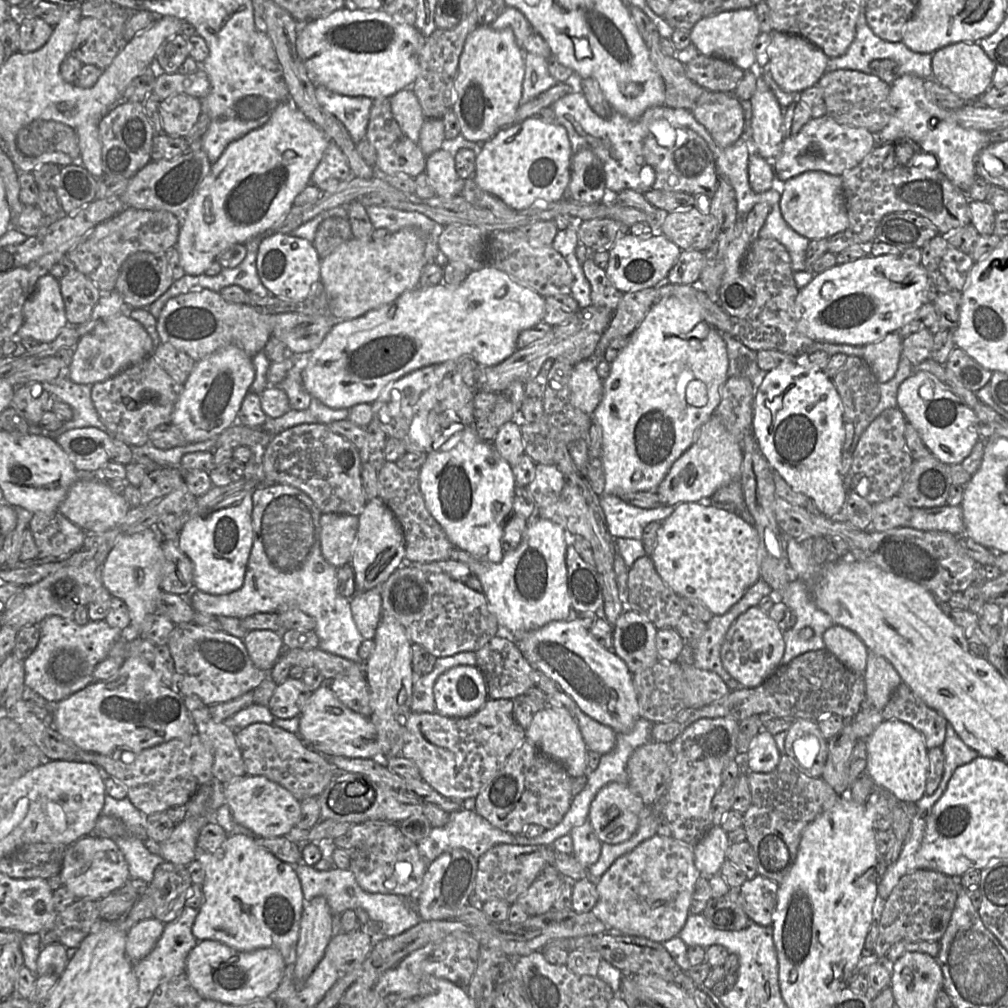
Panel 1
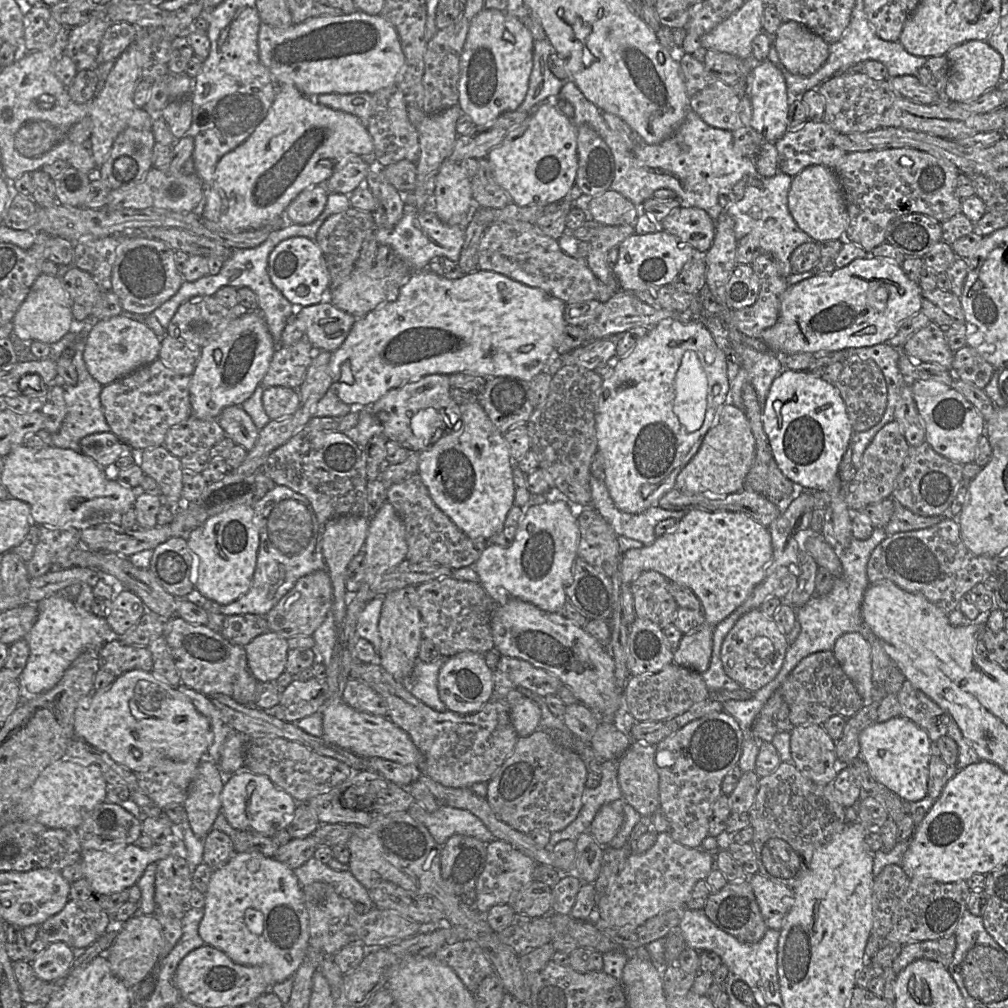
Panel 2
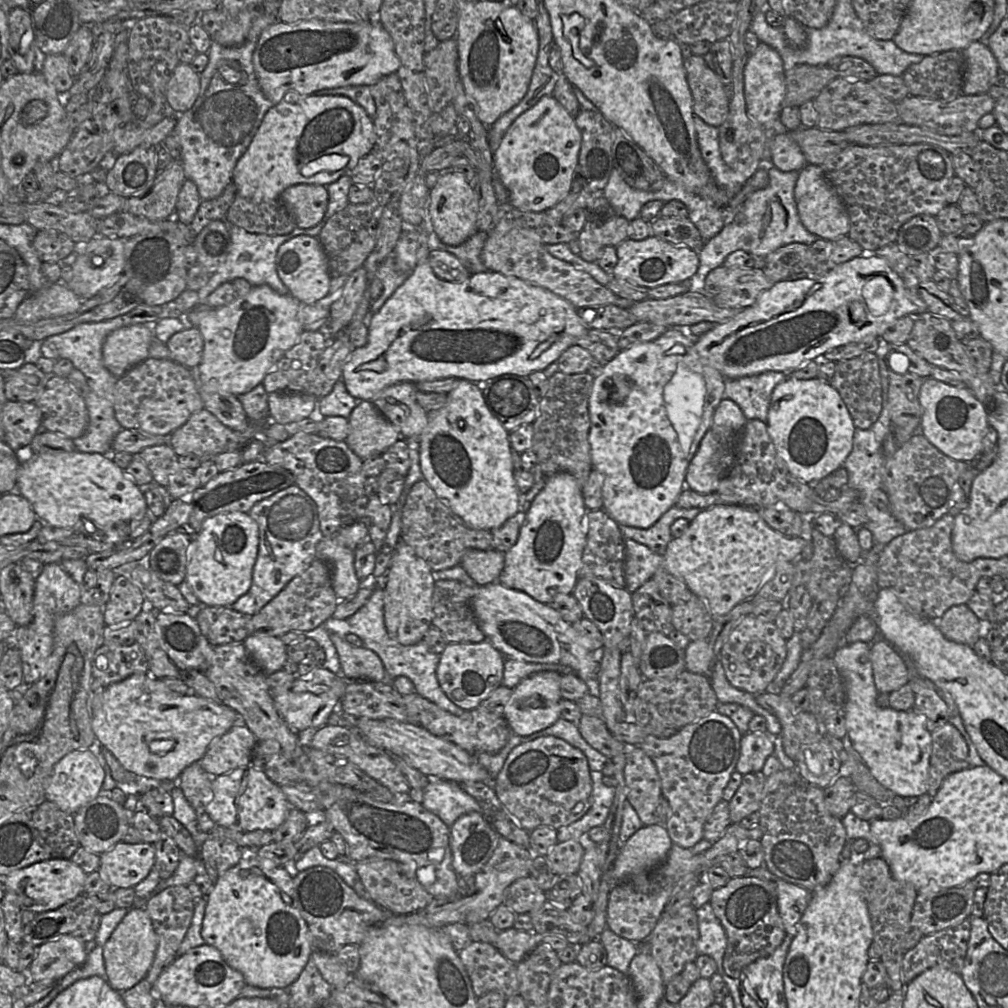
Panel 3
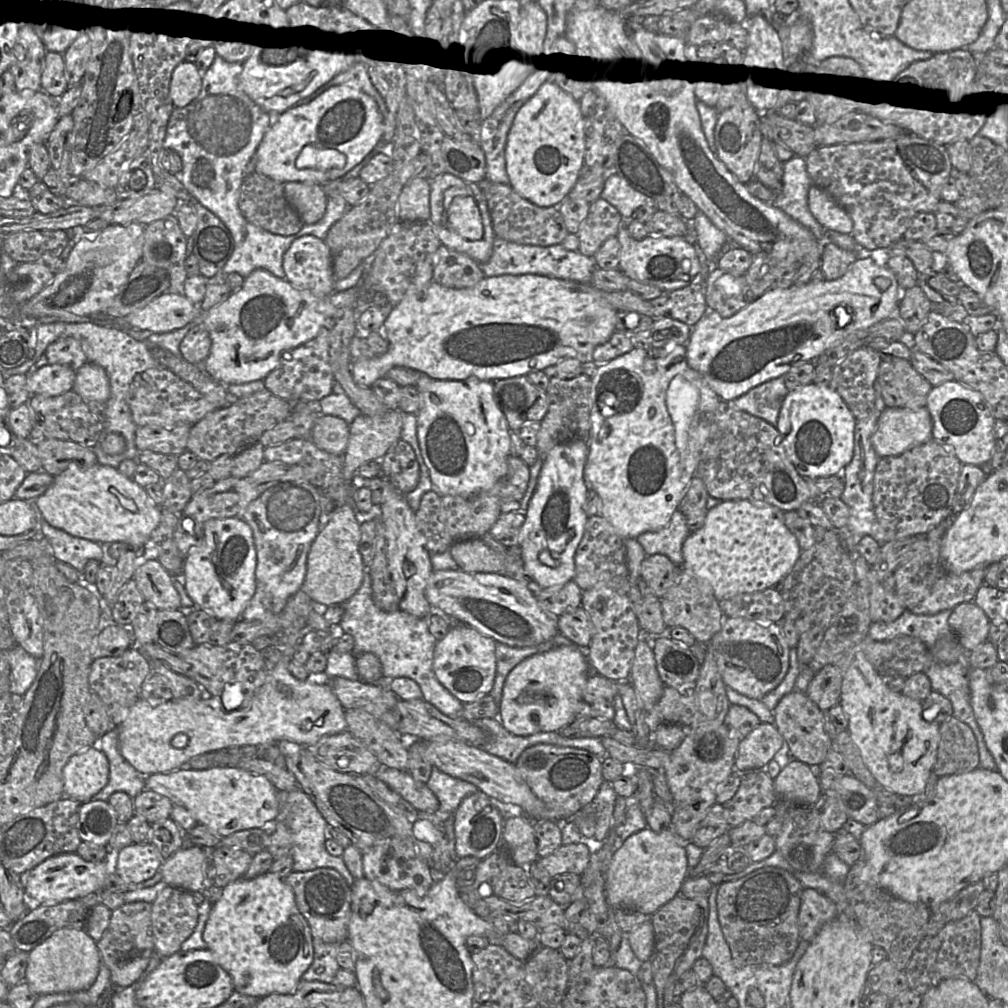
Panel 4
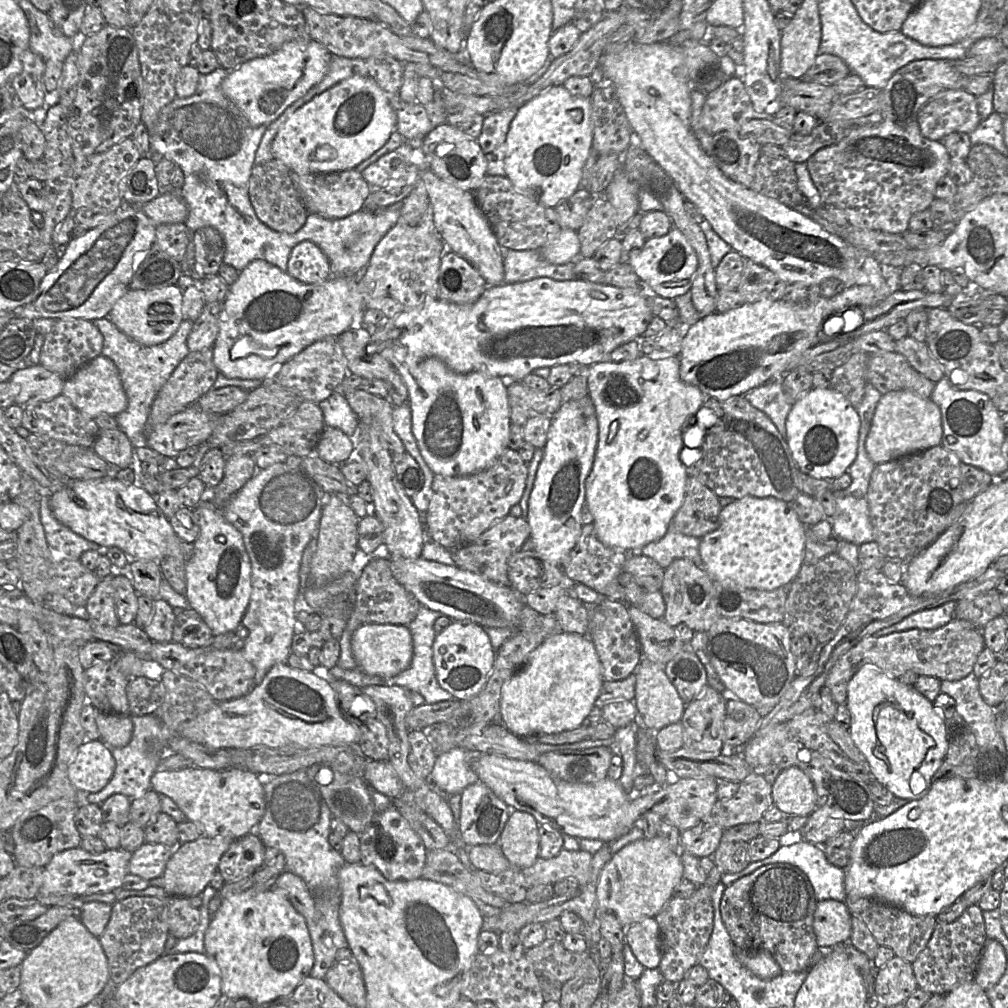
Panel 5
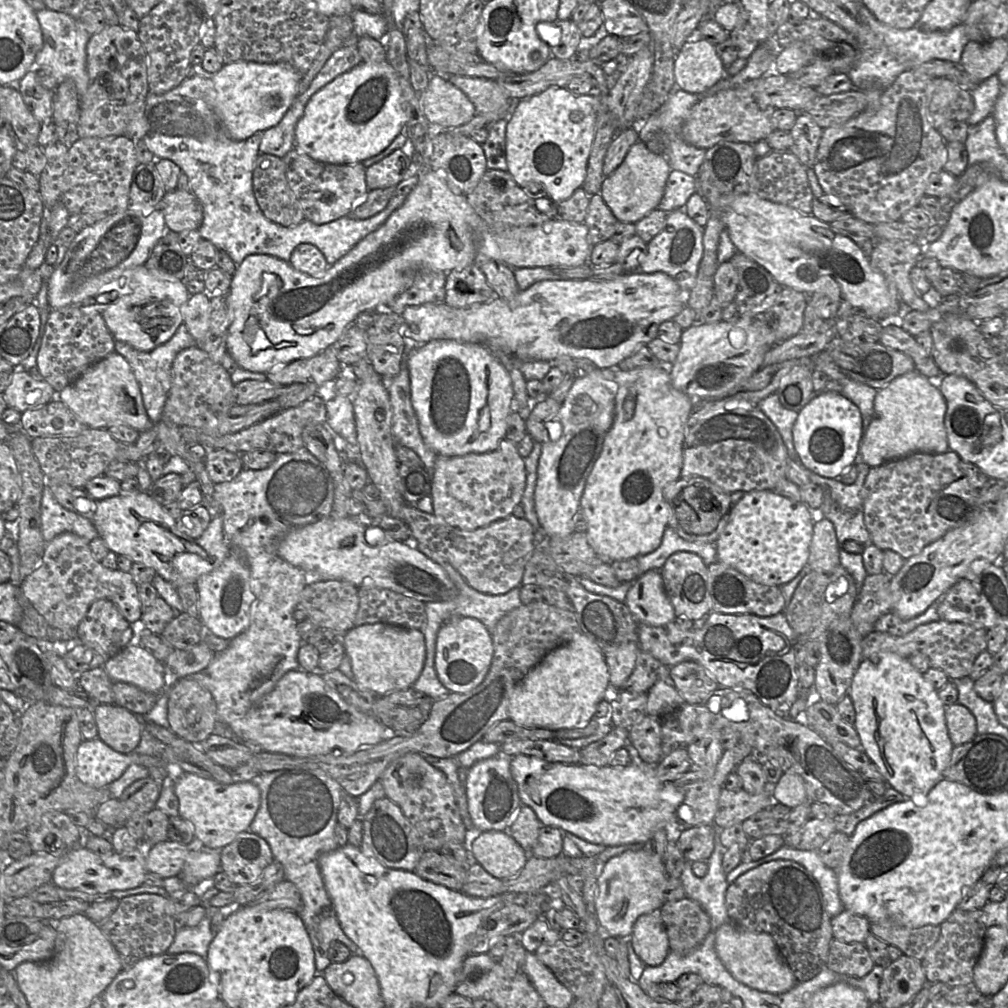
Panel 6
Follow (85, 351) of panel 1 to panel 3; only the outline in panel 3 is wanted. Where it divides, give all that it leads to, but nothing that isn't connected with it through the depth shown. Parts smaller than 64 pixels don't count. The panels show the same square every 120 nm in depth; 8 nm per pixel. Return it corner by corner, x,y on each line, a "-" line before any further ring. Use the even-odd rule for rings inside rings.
134,324
111,332
102,347
105,367
117,378
149,357
154,338
152,325

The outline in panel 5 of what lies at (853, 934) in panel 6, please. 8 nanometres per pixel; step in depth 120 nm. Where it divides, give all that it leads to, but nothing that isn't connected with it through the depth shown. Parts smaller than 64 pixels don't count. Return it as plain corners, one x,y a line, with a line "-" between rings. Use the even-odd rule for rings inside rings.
837,900
817,902
813,930
819,948
831,948
849,942
852,915
845,904

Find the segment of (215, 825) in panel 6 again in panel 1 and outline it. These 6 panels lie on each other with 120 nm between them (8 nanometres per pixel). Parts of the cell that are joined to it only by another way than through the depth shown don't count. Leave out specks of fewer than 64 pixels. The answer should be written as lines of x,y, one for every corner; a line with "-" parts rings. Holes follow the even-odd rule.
245,775
224,786
225,803
233,819
250,829
259,838
285,836
299,820
300,801
286,788
265,776

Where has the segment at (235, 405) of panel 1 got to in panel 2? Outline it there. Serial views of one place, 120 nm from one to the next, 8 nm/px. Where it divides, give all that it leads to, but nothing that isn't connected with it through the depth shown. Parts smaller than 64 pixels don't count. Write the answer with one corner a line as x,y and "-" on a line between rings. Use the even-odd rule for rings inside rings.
244,311
231,321
217,338
201,349
201,355
190,377
191,415
198,419
217,419
224,408
241,405
250,398
268,371
277,347
259,311

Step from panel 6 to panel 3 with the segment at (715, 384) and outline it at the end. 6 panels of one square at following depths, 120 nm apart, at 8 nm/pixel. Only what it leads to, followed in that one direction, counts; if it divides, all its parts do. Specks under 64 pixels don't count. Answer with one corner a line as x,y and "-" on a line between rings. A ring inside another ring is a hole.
877,256
856,257
819,278
775,283
762,292
751,306
700,335
695,349
701,360
718,370
725,379
753,376
767,371
783,372
788,378
791,371
831,349
861,342
868,336
881,337
899,318
920,315
926,311
926,302
918,293
911,292
905,286
903,277
886,260

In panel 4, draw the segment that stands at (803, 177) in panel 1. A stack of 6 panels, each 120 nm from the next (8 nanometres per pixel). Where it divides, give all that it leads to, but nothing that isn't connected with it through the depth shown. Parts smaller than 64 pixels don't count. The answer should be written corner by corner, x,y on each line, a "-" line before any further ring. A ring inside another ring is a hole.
812,185
808,192
808,207
825,229
852,234
853,221
846,210
825,190

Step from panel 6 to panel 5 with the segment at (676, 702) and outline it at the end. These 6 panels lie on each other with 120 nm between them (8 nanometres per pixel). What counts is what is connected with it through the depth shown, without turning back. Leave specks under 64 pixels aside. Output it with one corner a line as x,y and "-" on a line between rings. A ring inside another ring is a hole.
643,657
635,674
636,727
660,730
680,722
686,704
668,679
664,667

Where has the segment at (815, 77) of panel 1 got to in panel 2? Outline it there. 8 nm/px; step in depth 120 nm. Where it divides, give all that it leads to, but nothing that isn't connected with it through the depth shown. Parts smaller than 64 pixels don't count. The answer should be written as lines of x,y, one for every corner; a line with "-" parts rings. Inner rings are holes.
796,21
783,22
772,37
780,62
792,74
809,76
828,59
829,45
824,39

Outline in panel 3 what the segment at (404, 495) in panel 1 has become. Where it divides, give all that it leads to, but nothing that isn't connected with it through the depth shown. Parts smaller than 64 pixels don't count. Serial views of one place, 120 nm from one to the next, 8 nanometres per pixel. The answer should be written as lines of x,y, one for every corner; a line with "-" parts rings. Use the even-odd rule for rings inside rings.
424,479
416,482
409,490
401,515
401,540
411,546
416,555
425,560
433,572
460,565
464,553
469,549
482,551
494,549
491,531
469,527
436,495

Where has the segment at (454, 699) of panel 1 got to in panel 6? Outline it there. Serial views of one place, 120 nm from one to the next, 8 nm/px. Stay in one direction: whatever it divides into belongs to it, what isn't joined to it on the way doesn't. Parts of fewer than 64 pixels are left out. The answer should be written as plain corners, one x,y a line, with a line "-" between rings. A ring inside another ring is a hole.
462,617
456,624
442,626
437,634
435,670
439,681
452,693
468,693
487,675
493,658
492,636
477,619

